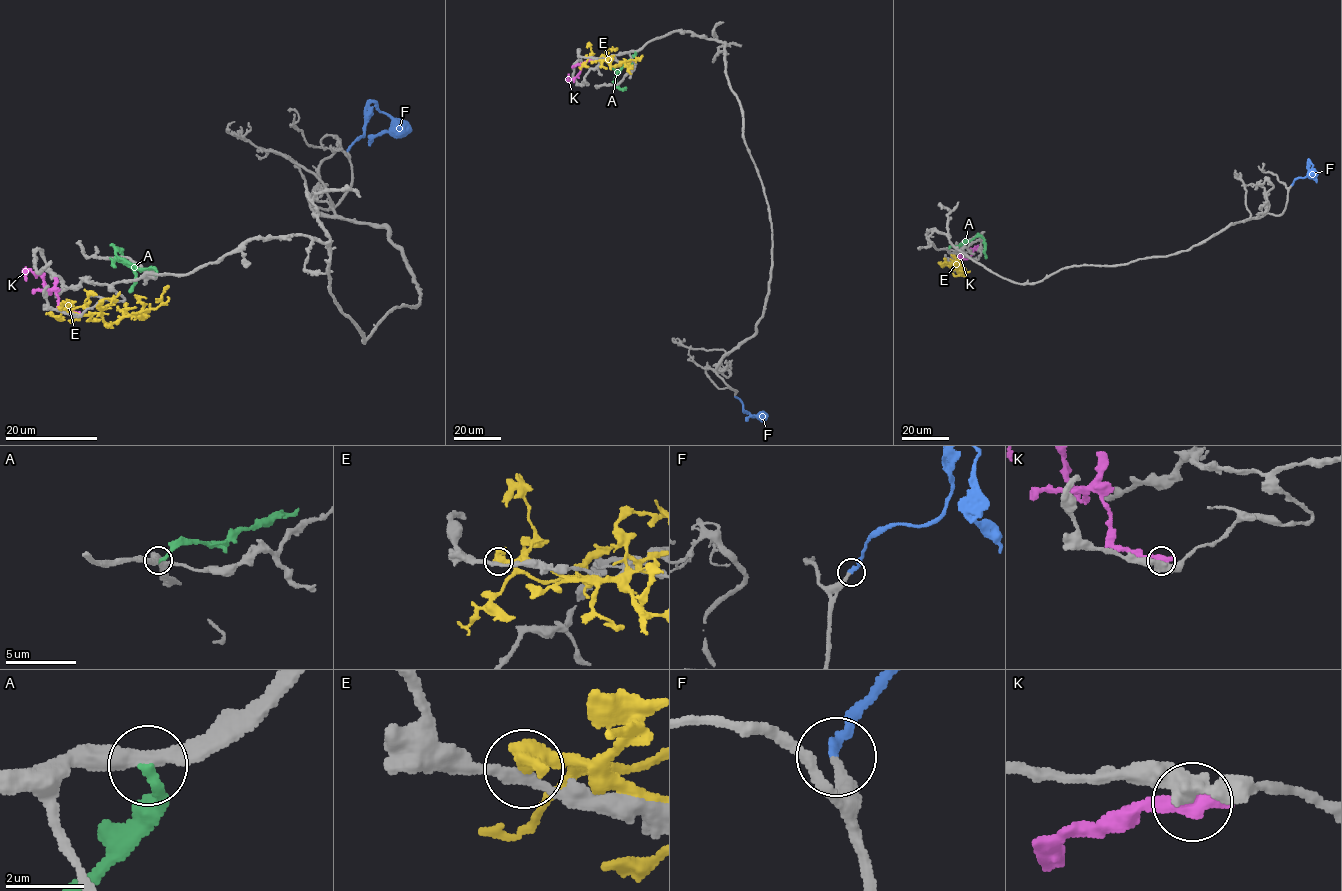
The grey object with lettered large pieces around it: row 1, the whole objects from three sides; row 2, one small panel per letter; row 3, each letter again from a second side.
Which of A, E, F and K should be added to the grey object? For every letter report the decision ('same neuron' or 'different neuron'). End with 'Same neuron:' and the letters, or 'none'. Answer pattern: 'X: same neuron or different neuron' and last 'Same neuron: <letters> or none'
A: different neuron
E: different neuron
F: same neuron
K: different neuron
Same neuron: F

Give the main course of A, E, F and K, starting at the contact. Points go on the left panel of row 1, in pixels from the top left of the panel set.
A: (155, 274), (153, 269), (138, 269), (120, 259), (115, 254), (118, 249), (135, 276), (135, 284), (129, 292)
E: (59, 309), (98, 313), (106, 323), (112, 324), (122, 317), (155, 309), (161, 302), (161, 294), (167, 285)
F: (348, 151), (363, 136), (368, 105), (374, 102), (391, 119), (391, 127), (378, 133), (368, 146)
K: (75, 313), (59, 307), (58, 295), (49, 293), (38, 274), (29, 270), (25, 273), (26, 280)

